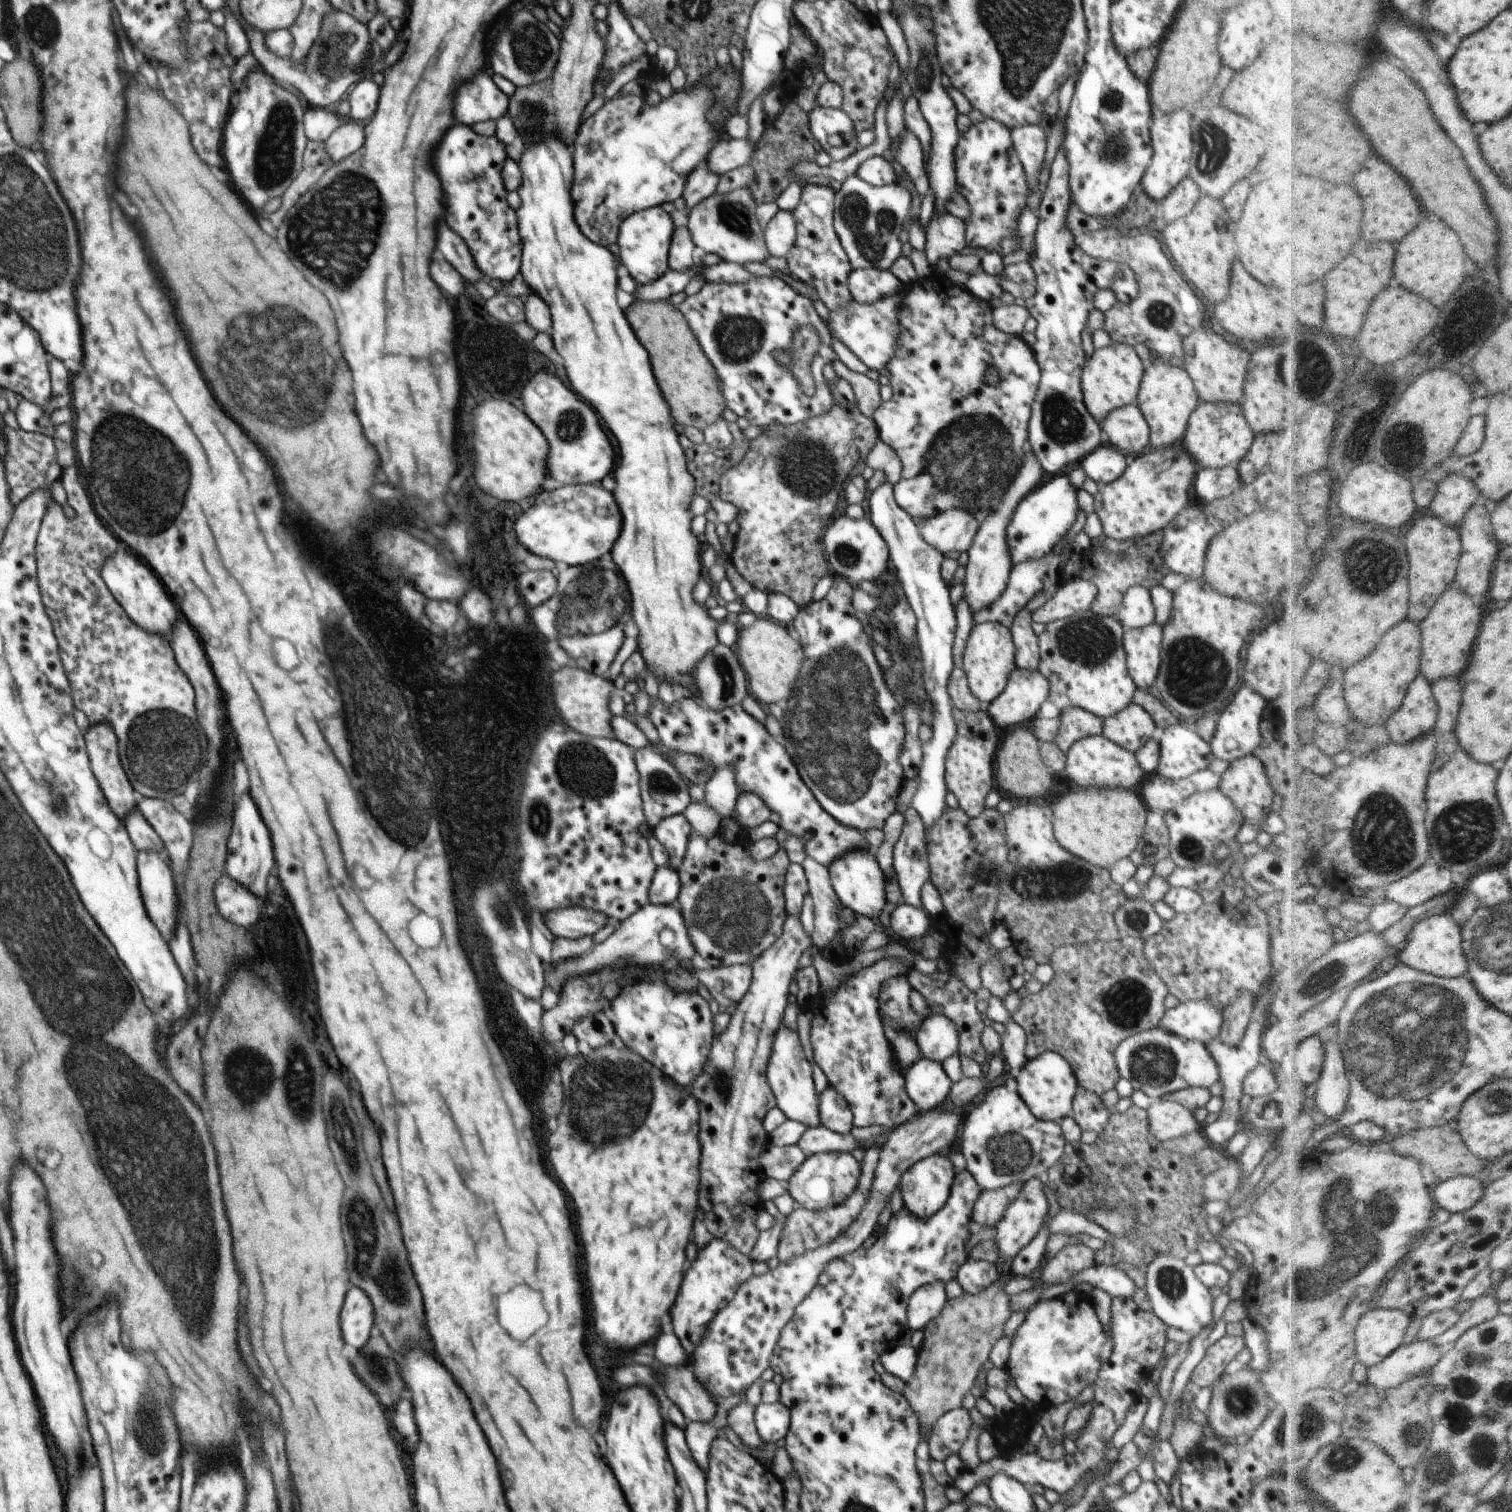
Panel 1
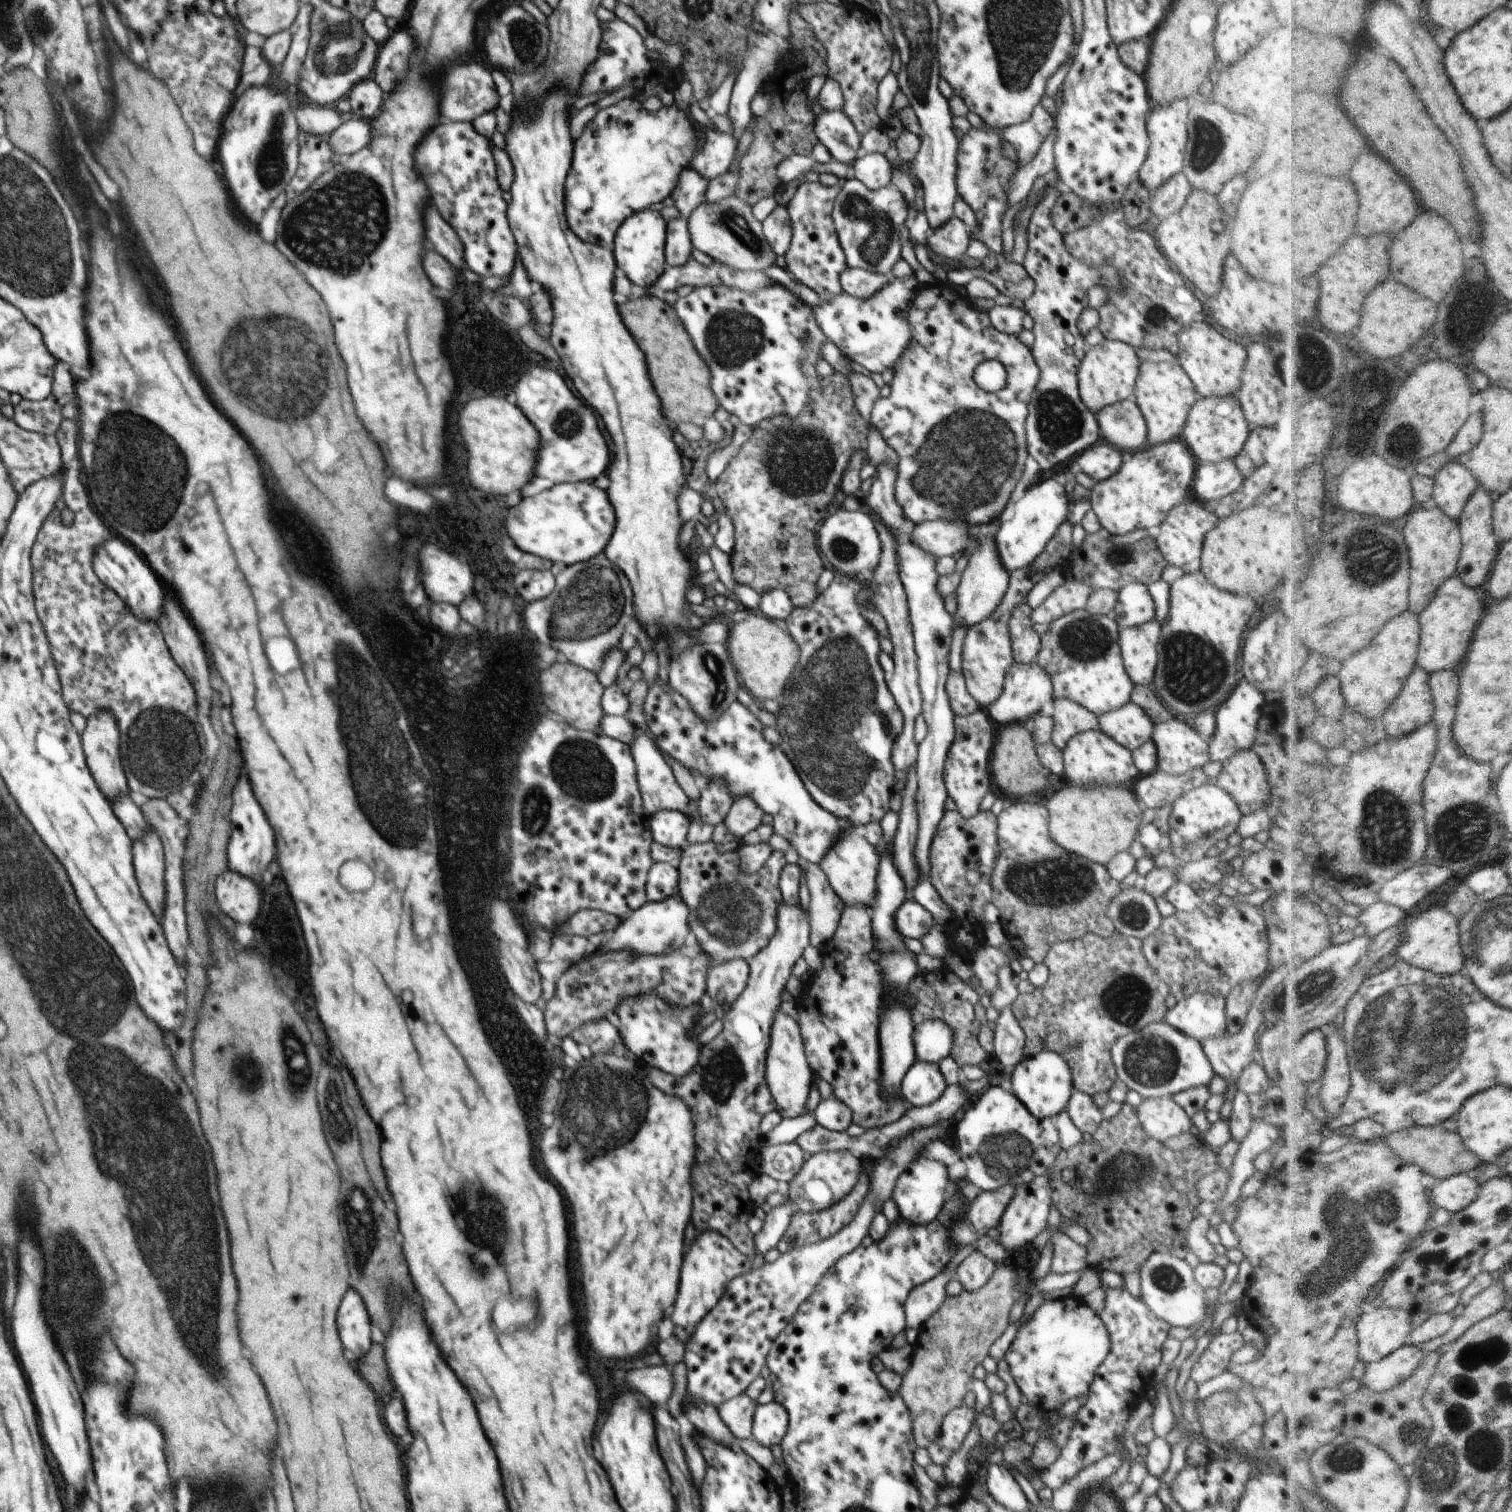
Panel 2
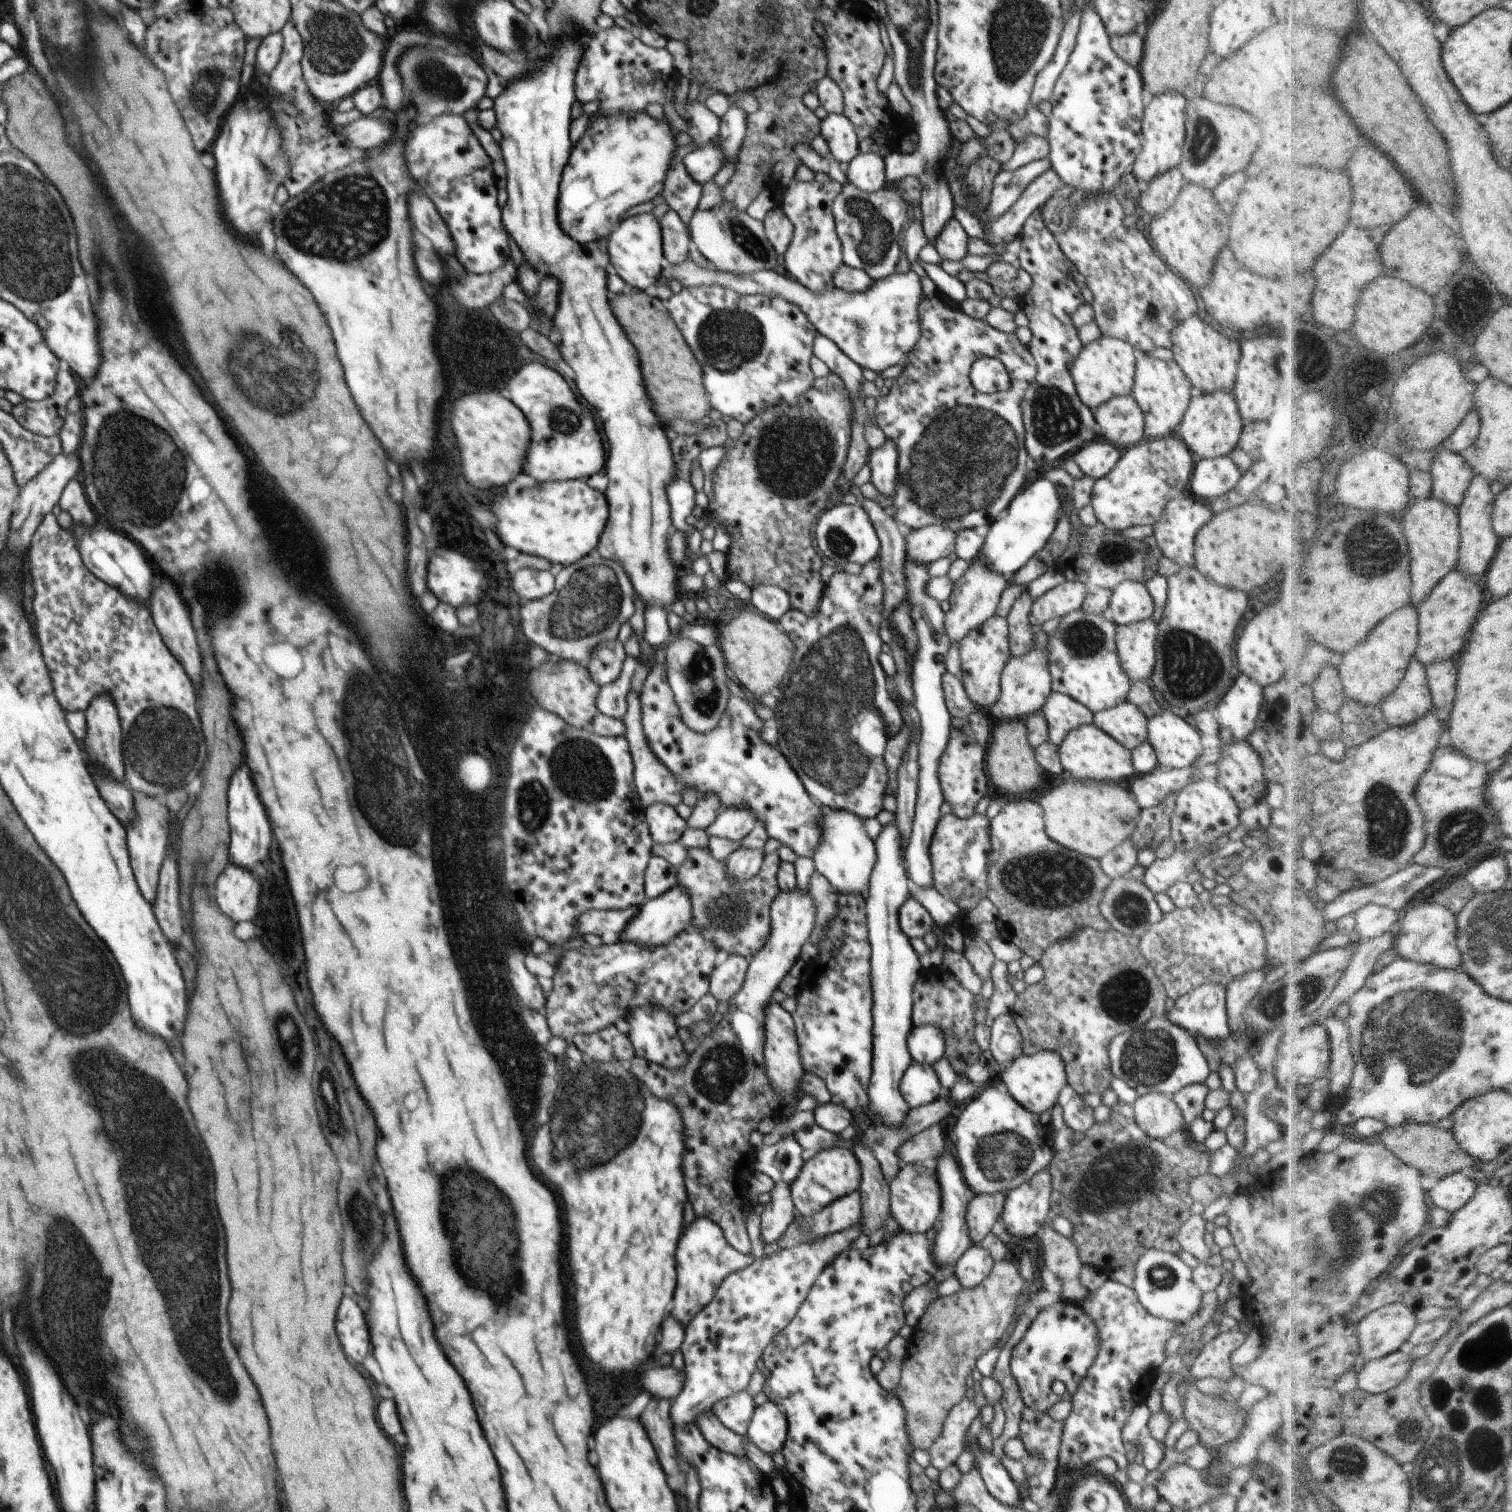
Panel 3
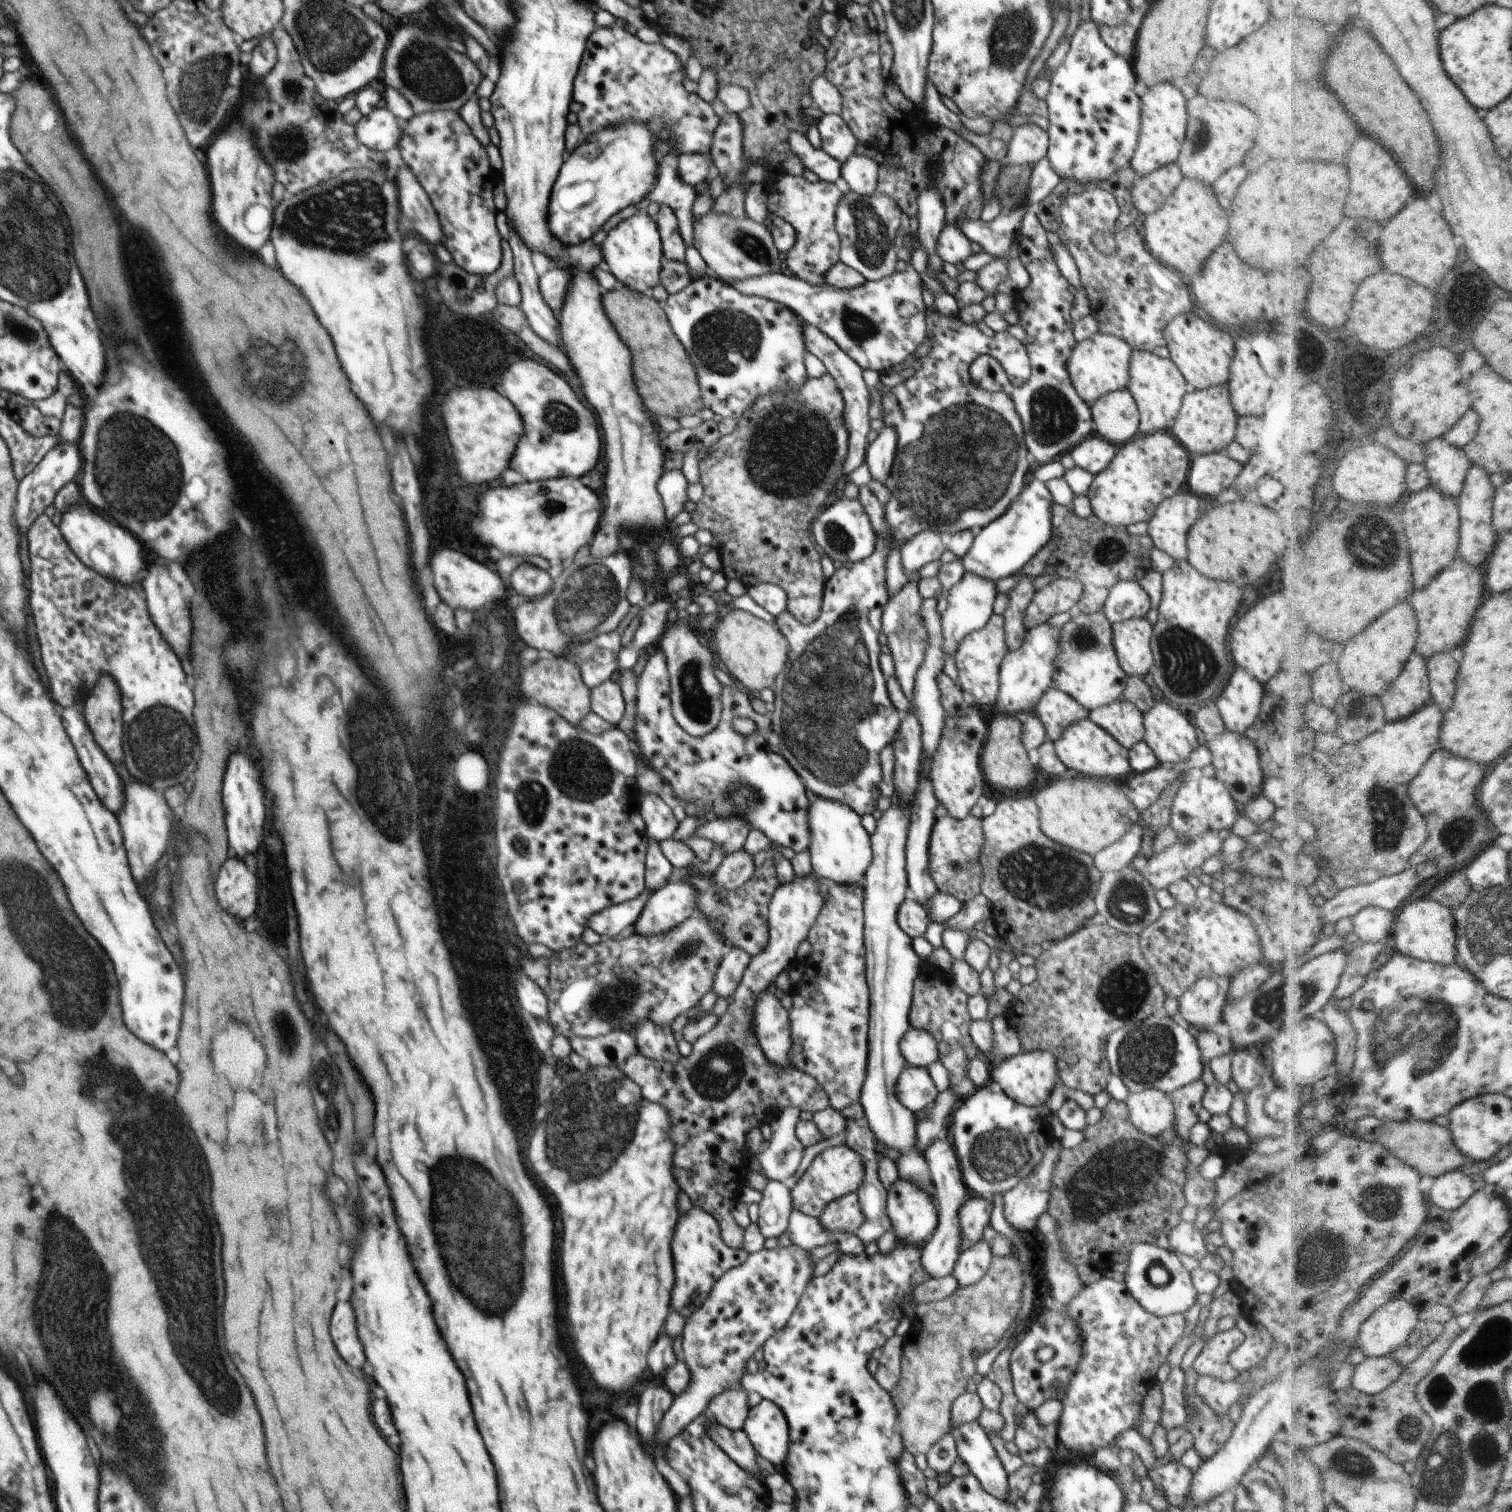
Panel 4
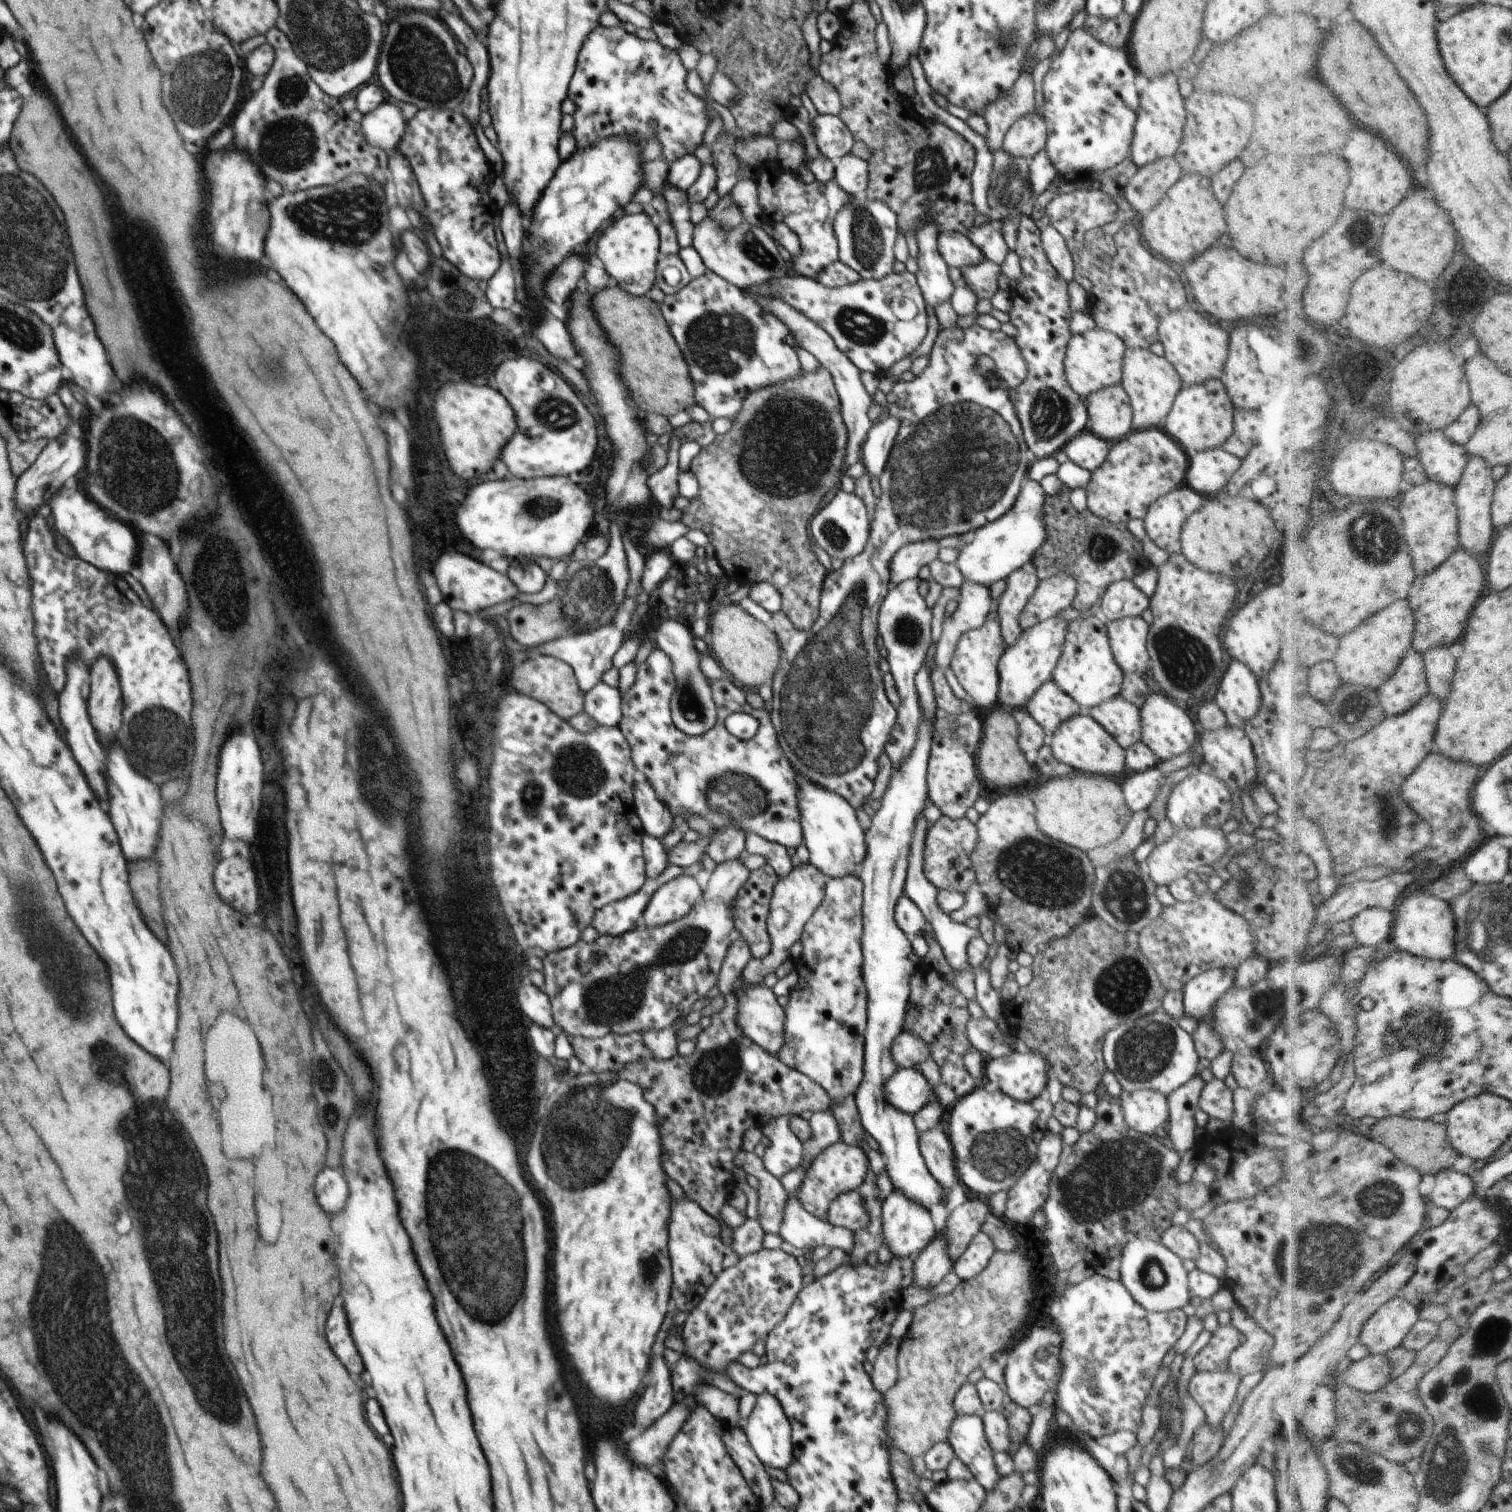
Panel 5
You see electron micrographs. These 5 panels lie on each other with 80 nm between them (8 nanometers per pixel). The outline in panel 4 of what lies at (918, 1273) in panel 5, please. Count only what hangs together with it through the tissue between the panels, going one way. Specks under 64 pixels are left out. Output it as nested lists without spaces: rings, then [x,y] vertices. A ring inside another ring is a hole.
[[[941,1137],[934,1140],[923,1156],[927,1161],[931,1178],[936,1188],[935,1199],[938,1200],[937,1228],[935,1229],[930,1242],[925,1243],[921,1249],[920,1264],[926,1270],[931,1279],[938,1280],[944,1276],[952,1275],[956,1260],[960,1257],[960,1242],[962,1242],[962,1230],[958,1226],[958,1210],[967,1199],[966,1187],[962,1180],[961,1169],[953,1146],[948,1137]]]

